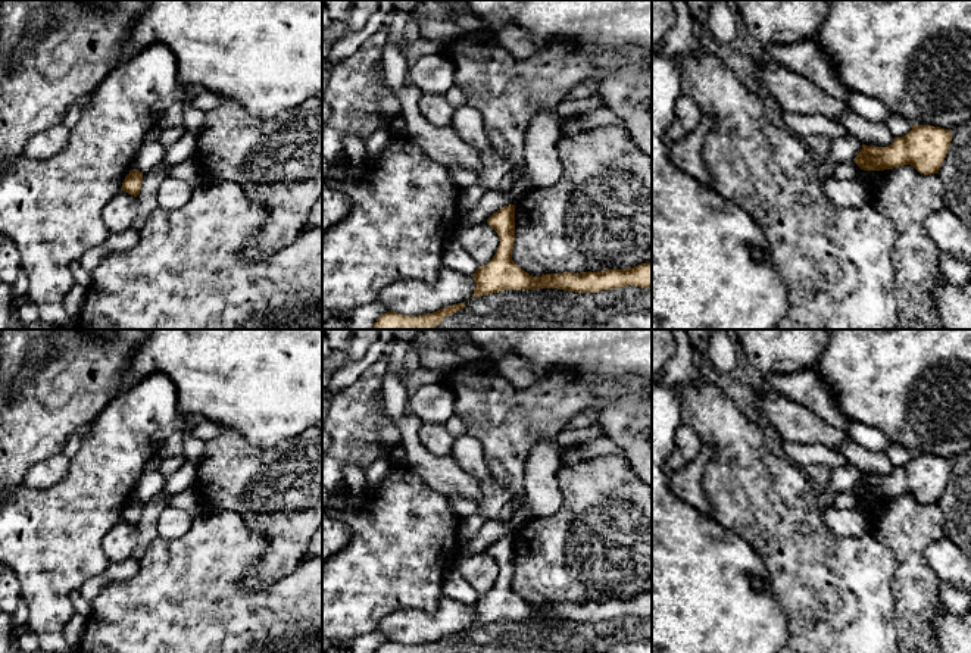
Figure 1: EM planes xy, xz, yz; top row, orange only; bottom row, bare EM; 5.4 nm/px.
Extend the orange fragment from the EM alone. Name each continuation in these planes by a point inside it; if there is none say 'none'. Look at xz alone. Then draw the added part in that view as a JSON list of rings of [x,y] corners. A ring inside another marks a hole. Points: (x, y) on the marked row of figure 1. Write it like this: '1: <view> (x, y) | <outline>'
none

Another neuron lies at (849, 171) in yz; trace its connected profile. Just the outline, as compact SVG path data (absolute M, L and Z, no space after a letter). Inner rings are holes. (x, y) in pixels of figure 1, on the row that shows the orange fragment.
M855 162L840 163L836 166L833 176L842 181L858 179L861 168Z

